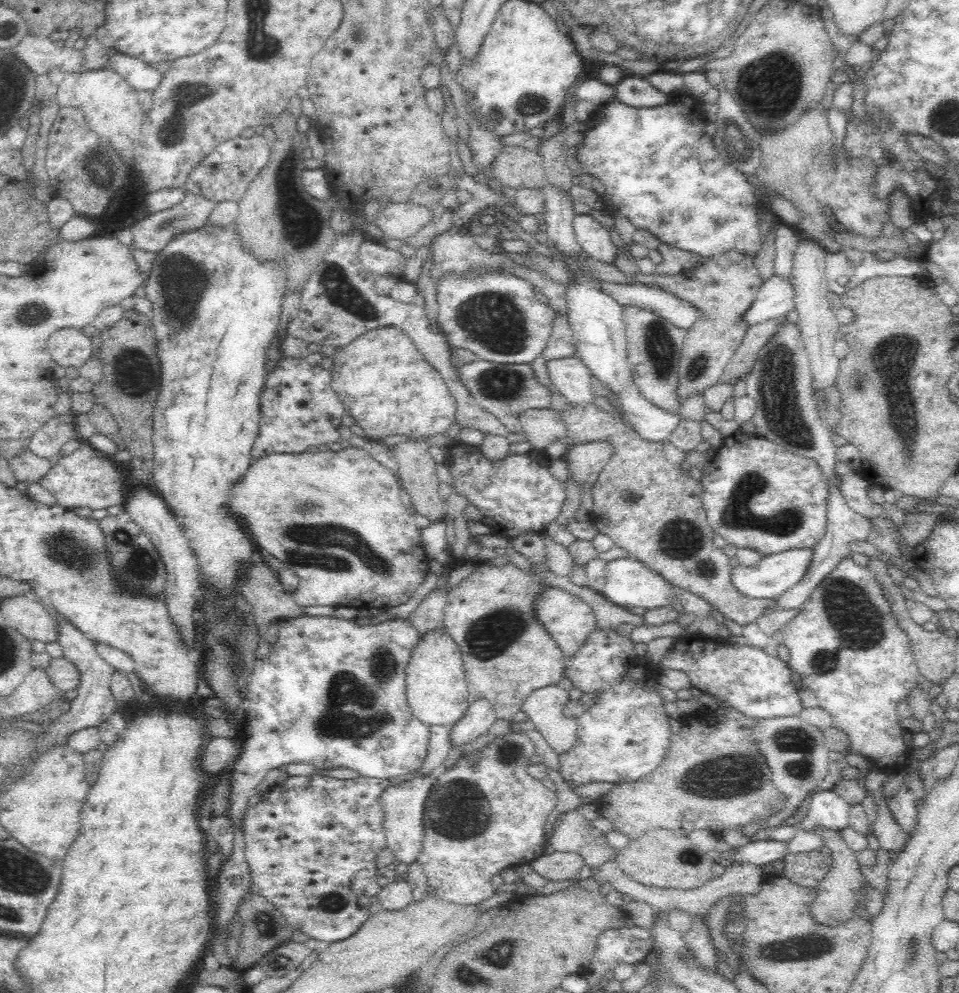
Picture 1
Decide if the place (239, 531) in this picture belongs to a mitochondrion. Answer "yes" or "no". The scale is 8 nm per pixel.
no

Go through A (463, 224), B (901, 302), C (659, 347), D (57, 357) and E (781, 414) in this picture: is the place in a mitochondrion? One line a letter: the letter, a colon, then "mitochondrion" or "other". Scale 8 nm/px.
A: other
B: other
C: mitochondrion
D: other
E: mitochondrion

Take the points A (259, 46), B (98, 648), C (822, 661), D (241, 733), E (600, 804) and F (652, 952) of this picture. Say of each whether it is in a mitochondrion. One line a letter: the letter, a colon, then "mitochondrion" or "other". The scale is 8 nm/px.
A: mitochondrion
B: other
C: mitochondrion
D: other
E: other
F: other

